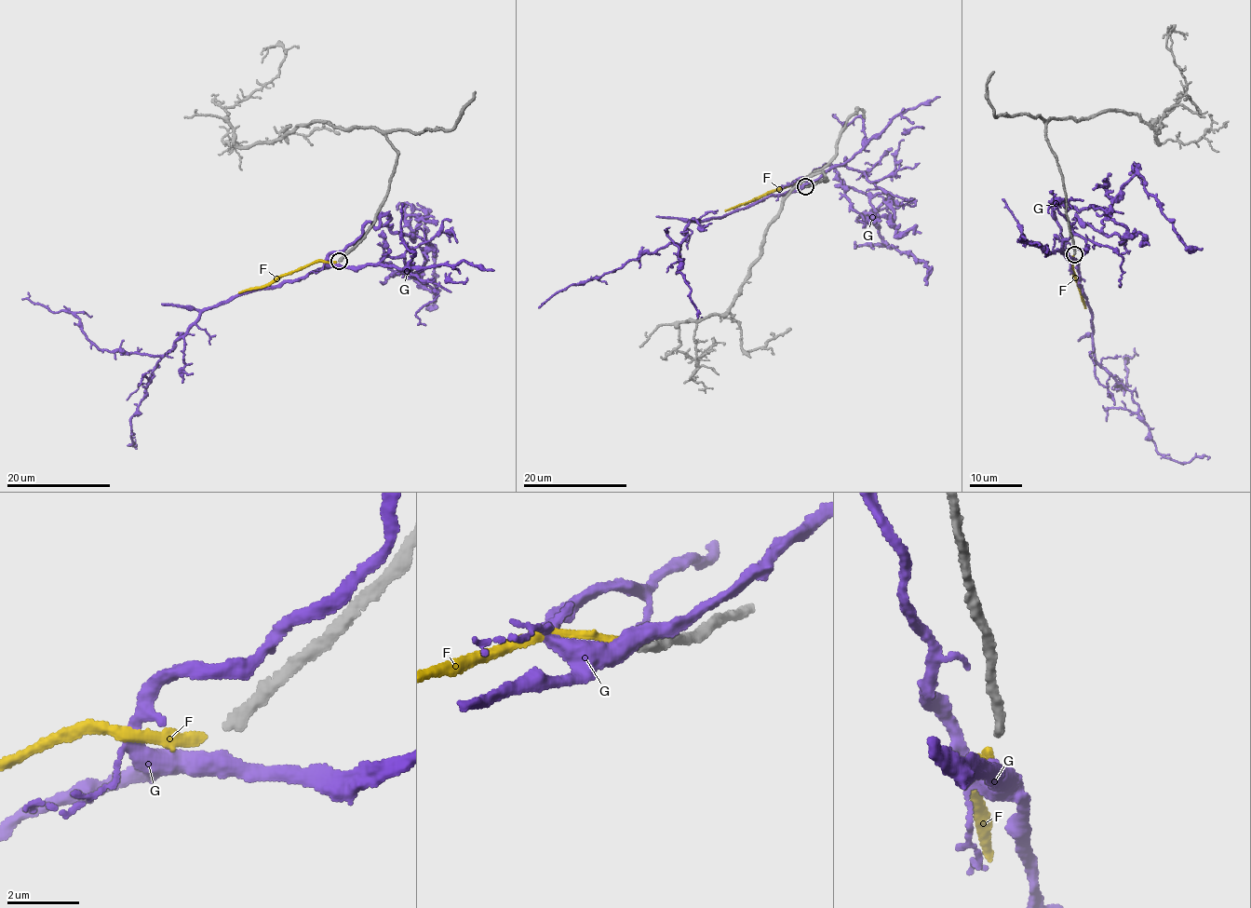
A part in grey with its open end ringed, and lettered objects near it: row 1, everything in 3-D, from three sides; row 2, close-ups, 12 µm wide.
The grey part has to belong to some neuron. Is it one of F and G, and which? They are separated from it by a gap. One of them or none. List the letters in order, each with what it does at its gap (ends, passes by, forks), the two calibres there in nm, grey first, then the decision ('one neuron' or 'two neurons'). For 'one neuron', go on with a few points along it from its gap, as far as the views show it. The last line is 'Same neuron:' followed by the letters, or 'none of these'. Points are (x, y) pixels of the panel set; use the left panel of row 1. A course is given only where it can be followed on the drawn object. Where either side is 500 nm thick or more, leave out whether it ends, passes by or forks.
F: it ends | 280/240 nm | one neuron | via (336, 261), (314, 262), (265, 286), (238, 293)
G: it passes by | 280/440 nm | two neurons
Same neuron: F

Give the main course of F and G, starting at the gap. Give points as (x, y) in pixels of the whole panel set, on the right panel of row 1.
F: (1072, 255), (1069, 262), (1085, 308)
G: (1074, 257), (1092, 317), (1095, 358), (1113, 376), (1118, 388), (1123, 390), (1126, 383), (1124, 362), (1137, 356)

